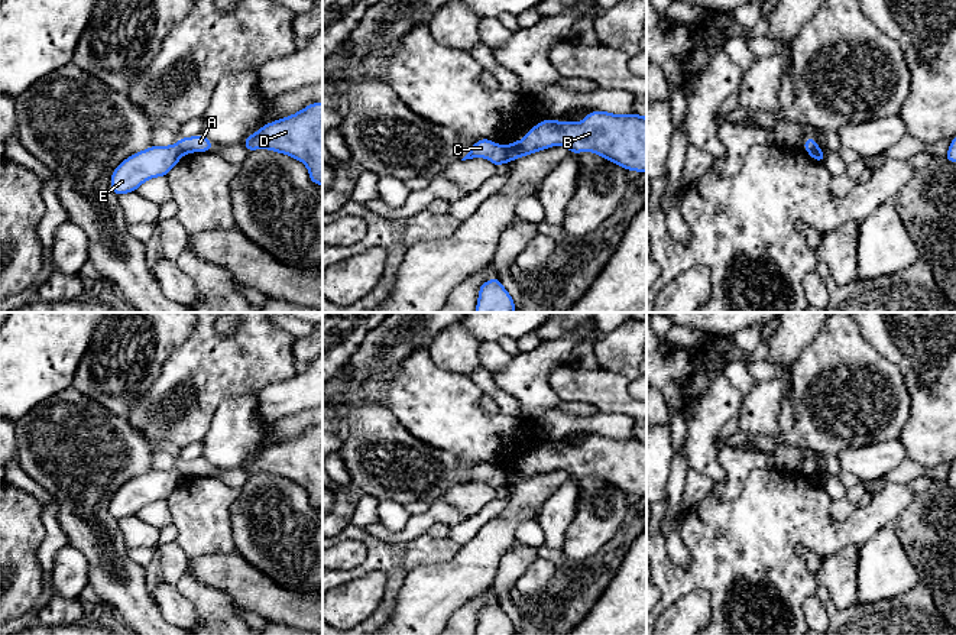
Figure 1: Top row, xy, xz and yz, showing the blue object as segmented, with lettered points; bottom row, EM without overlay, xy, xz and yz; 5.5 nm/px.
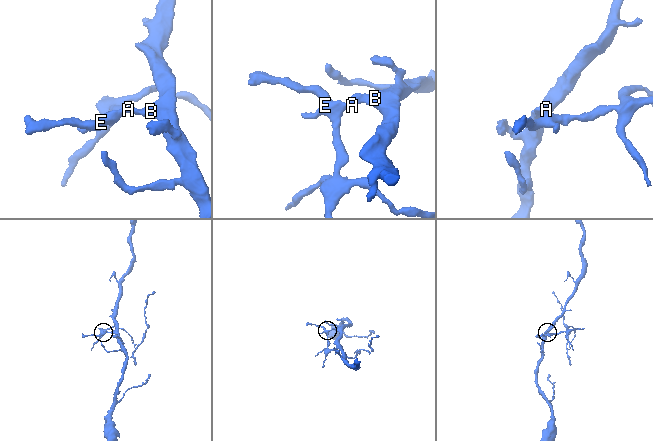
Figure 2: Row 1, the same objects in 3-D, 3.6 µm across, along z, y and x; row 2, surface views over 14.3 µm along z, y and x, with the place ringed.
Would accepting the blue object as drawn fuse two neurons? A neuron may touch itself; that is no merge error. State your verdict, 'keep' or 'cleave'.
cleave

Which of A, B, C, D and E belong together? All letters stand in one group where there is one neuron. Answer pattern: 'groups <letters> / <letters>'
groups A B D / C E

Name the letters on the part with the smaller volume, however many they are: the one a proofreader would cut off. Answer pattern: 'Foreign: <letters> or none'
Foreign: C, E

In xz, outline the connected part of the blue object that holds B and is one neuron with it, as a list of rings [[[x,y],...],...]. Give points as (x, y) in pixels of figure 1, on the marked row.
[[[590,111],[576,123],[545,119],[526,132],[521,142],[513,140],[508,145],[506,152],[513,161],[558,145],[567,146],[571,155],[593,152],[628,171],[642,174],[646,171],[646,117],[636,113],[618,116],[609,111]]]

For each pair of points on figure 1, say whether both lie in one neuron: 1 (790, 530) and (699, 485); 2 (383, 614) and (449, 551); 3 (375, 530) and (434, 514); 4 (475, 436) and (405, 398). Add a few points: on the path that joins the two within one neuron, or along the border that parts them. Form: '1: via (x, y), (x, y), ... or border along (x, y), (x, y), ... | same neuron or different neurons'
1: border along (713, 491), (689, 509) | different neurons
2: via (392, 590), (397, 573), (417, 553), (425, 551) | same neuron
3: via (389, 535), (405, 535), (420, 524) | same neuron
4: via (457, 424), (441, 408), (423, 398) | same neuron

